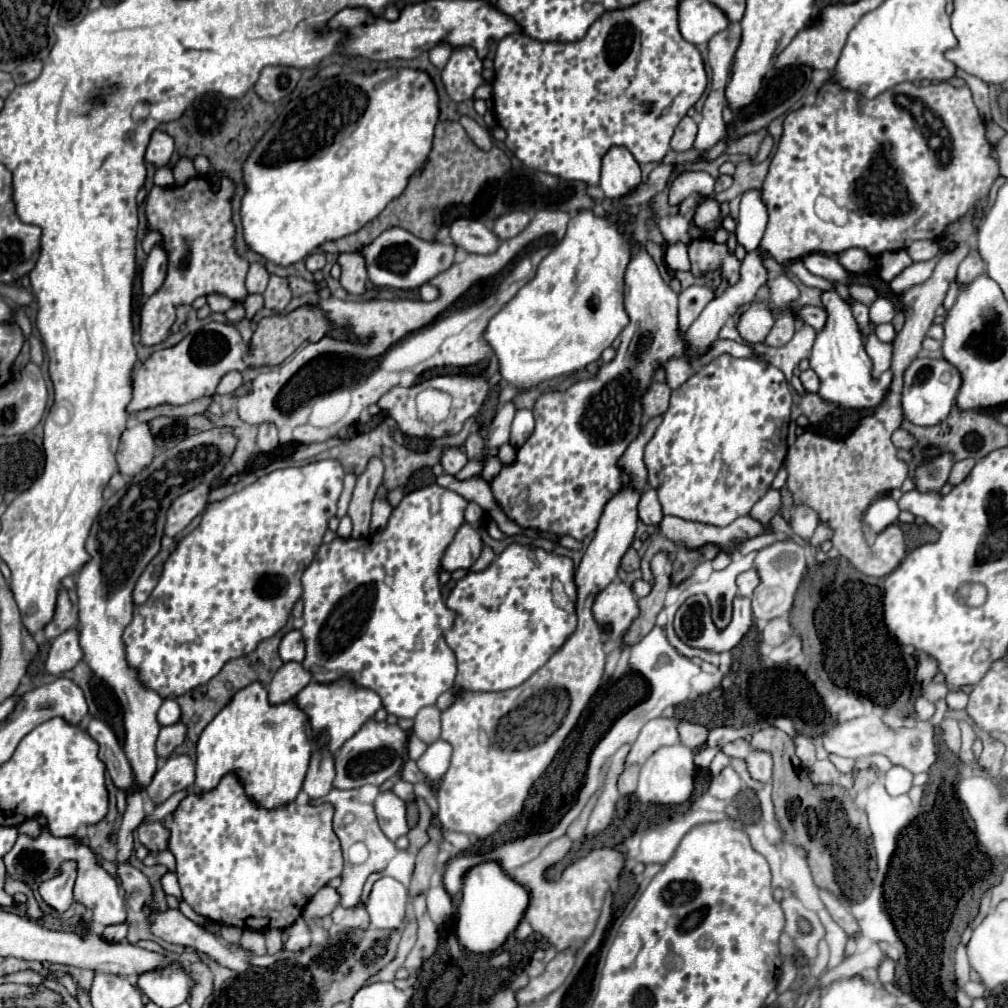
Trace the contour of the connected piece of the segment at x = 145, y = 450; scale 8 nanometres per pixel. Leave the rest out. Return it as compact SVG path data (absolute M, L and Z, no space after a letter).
M138 423L134 427L128 427L122 433L120 447L116 451L118 469L122 475L136 475L136 471L142 471L154 457L154 439L150 435L148 423Z

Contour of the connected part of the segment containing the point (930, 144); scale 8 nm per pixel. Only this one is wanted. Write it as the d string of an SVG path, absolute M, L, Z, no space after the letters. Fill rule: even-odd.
M824 83L822 89L818 91L816 103L812 107L802 107L802 109L790 113L784 121L784 135L780 139L778 151L770 163L770 171L762 185L764 199L768 199L770 217L768 217L768 225L766 225L760 247L764 247L764 251L768 251L778 263L786 265L794 259L802 259L808 253L842 253L850 247L858 247L858 249L868 251L870 255L880 255L884 251L906 249L912 241L918 241L918 239L940 241L950 223L954 223L960 217L978 209L978 203L988 195L996 177L998 177L998 161L992 157L992 145L984 133L984 119L980 117L978 109L972 101L972 93L966 85L956 89L950 83L932 83L928 87L900 83L874 99L866 99L864 95L860 95L856 91L840 89L836 83ZM910 103L922 103L922 109L924 111L930 109L936 117L914 115L908 107Z

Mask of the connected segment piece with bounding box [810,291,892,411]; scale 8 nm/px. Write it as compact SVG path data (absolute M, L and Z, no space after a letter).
M824 291L822 295L824 309L828 311L828 323L824 331L818 333L812 357L810 357L810 369L818 375L820 387L818 397L826 403L832 403L840 409L876 409L882 405L890 391L892 373L882 373L880 379L872 375L872 361L864 351L864 341L858 331L858 323L850 311L850 305L842 301L842 297L836 291Z

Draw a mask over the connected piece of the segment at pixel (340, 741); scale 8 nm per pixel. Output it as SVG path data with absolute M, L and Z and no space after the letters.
M310 683L298 693L296 705L306 713L314 735L324 735L328 739L328 751L336 753L366 721L374 717L374 713L380 709L380 697L374 691L360 691L360 687L348 687L348 683L332 683L332 687L320 687L320 683Z

